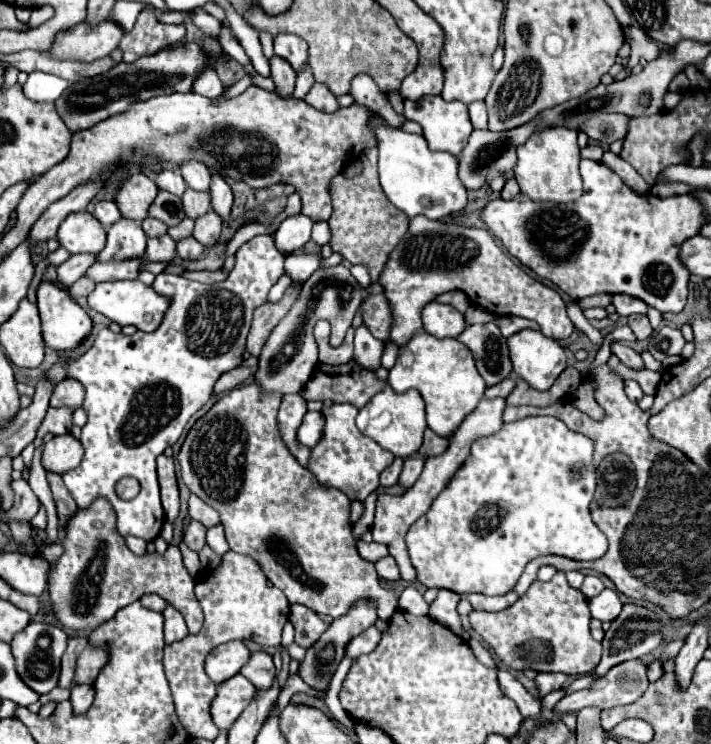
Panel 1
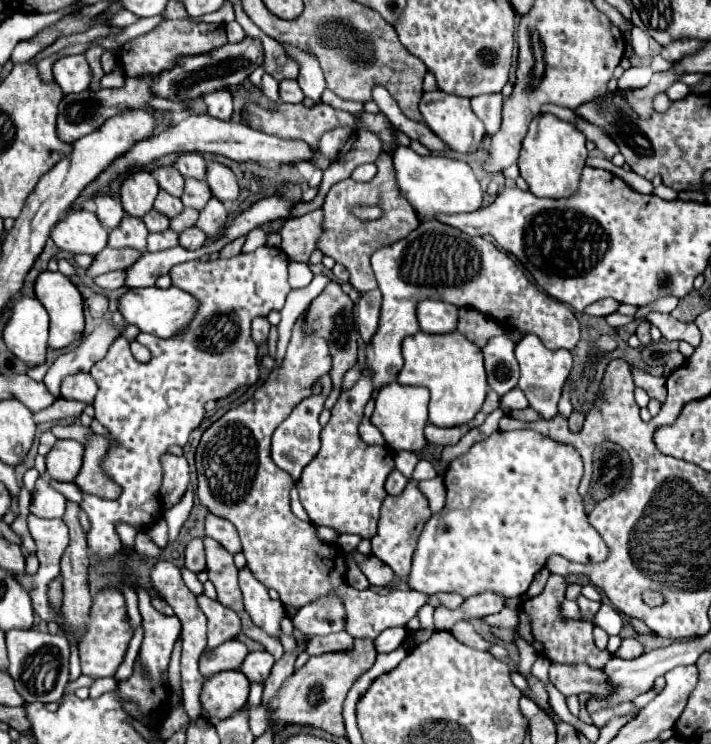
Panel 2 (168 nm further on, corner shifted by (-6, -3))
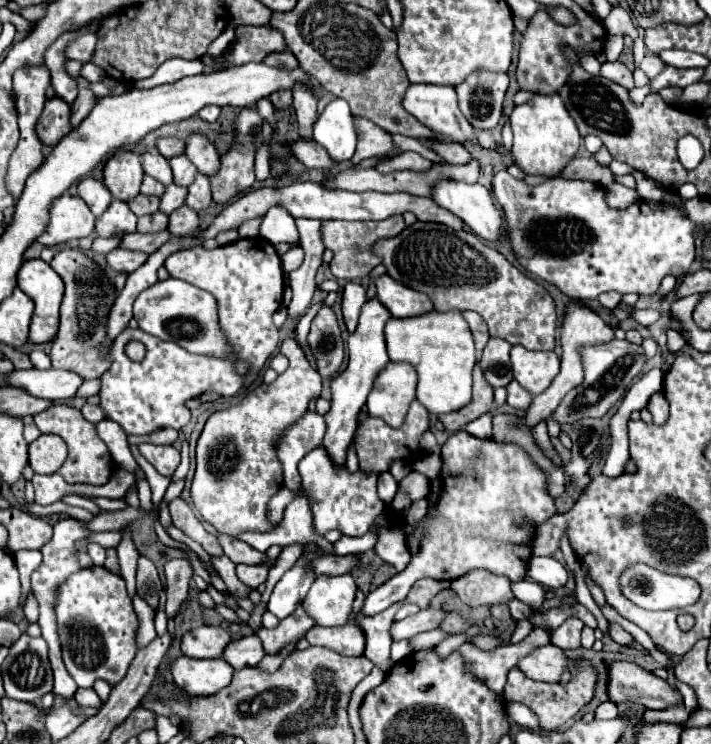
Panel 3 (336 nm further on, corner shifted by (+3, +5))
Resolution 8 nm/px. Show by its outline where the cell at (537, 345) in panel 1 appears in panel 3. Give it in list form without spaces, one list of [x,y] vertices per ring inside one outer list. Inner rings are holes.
[[[514,344],[510,358],[514,378],[532,396],[542,394],[560,370],[560,358],[556,352],[532,352],[520,344]]]

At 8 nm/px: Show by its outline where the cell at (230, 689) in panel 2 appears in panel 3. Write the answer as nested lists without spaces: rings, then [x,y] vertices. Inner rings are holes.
[[[180,656],[170,666],[172,678],[178,686],[184,682],[184,690],[192,696],[208,696],[226,688],[232,682],[234,670],[224,658],[218,660],[194,660]]]

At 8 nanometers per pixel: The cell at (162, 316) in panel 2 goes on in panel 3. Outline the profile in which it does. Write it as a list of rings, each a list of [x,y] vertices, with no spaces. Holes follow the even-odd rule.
[[[168,278],[164,282],[156,282],[154,286],[142,290],[142,294],[138,294],[134,302],[134,316],[144,332],[174,342],[186,348],[188,352],[214,354],[214,356],[230,354],[222,330],[218,330],[218,312],[214,296],[188,282]]]

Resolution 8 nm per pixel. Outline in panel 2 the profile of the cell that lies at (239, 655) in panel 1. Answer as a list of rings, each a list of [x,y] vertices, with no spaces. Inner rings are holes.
[[[229,640],[223,642],[217,648],[205,648],[201,658],[199,658],[199,672],[207,678],[211,674],[217,672],[225,672],[225,670],[239,670],[243,658],[247,656],[247,646],[239,640]]]

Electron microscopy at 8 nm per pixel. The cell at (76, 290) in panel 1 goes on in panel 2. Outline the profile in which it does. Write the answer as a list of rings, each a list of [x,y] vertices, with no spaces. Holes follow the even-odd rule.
[[[113,270],[95,278],[97,290],[117,290],[121,286],[125,286],[125,270]]]

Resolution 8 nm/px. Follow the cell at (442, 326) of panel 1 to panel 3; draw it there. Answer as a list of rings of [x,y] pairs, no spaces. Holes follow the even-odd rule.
[[[388,274],[376,280],[376,294],[394,318],[412,318],[434,310],[432,300],[424,292],[406,288],[400,282],[394,282]]]

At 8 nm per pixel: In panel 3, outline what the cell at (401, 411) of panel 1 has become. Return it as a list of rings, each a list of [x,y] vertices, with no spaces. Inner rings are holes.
[[[390,362],[386,370],[382,370],[382,374],[376,378],[368,396],[368,414],[382,418],[394,428],[402,426],[410,402],[416,400],[416,384],[418,376],[410,364]]]

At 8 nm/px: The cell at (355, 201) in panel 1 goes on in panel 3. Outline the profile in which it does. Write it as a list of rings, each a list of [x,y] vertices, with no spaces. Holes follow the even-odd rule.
[[[390,216],[380,222],[342,222],[342,220],[322,220],[322,242],[334,252],[330,270],[338,280],[356,280],[366,278],[374,266],[380,264],[380,258],[370,252],[370,246],[378,238],[390,238],[404,230],[402,216]]]

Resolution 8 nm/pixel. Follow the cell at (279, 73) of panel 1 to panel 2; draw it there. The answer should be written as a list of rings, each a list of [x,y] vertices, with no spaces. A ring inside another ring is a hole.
[[[283,80],[283,82],[279,82],[279,98],[285,104],[299,104],[299,102],[303,102],[305,96],[299,90],[297,80]]]

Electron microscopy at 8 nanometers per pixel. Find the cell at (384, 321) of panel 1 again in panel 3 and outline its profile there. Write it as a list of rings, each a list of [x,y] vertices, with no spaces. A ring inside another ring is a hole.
[[[348,282],[344,286],[344,296],[342,296],[342,314],[348,332],[354,332],[358,326],[360,318],[360,308],[366,302],[366,288],[358,282]]]

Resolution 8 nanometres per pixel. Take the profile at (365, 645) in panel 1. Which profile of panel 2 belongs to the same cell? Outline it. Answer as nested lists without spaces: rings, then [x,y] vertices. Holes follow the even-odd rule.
[[[387,628],[375,640],[375,648],[377,652],[393,652],[403,644],[405,636],[407,636],[407,628]]]

